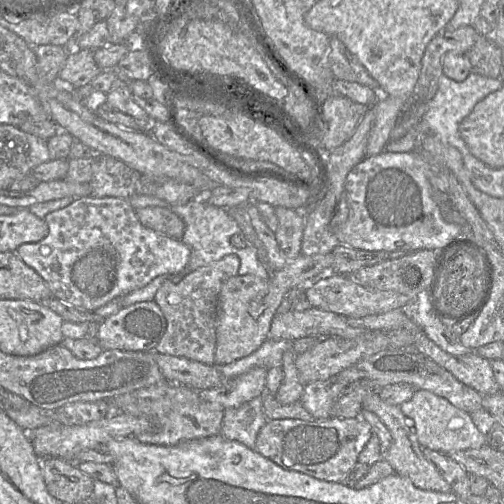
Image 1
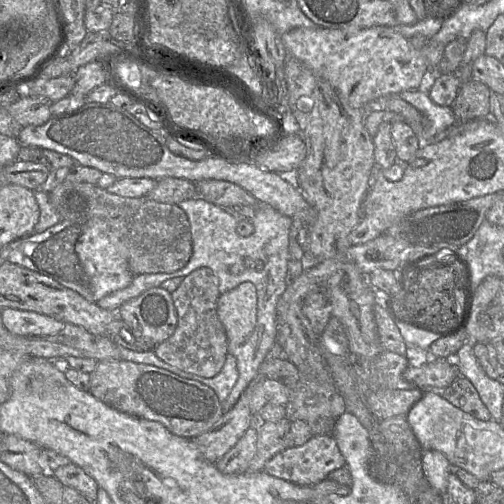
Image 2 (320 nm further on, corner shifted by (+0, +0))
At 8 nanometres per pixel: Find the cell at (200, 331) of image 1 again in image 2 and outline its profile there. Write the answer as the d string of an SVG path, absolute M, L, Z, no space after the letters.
M201 267L185 276L171 293L177 313L176 329L169 338L155 346L156 356L185 372L205 378L216 376L228 354L227 336L217 314L219 296L219 281L212 269Z

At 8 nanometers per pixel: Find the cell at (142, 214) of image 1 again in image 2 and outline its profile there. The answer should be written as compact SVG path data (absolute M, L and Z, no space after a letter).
M64 180L49 192L50 203L65 219L99 217L107 221L128 250L128 263L135 275L172 273L183 268L192 255L192 236L186 213L176 204L161 203L147 196L129 198L109 193L96 184Z

